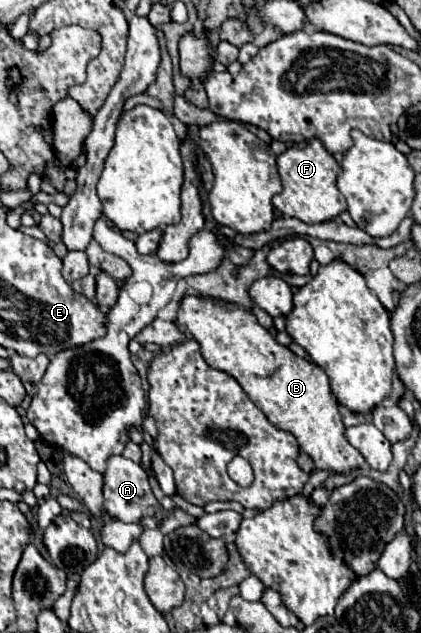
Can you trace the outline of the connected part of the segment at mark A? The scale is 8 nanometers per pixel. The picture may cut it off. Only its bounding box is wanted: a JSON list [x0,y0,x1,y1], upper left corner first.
[104,455,158,523]

